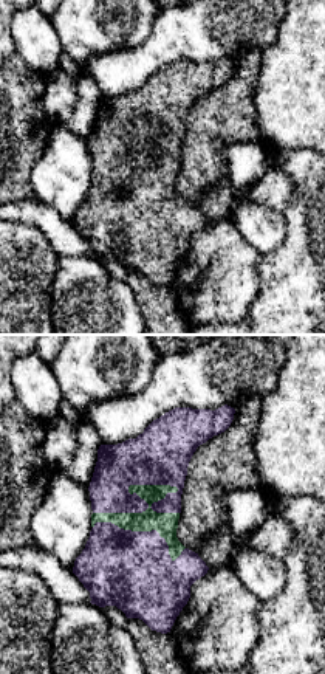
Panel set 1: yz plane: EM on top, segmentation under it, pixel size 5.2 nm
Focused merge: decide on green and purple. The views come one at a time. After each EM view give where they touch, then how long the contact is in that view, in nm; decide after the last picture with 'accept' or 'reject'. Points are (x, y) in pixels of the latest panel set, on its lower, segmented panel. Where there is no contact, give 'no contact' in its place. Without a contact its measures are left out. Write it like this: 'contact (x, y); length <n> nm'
contact (135, 513); length 460 nm

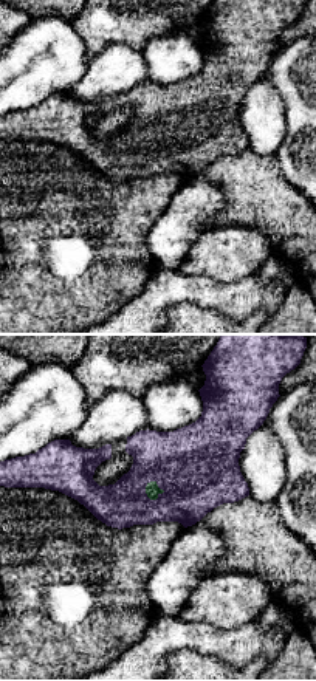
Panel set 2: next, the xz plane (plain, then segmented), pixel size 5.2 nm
contact (155, 483); length 110 nm

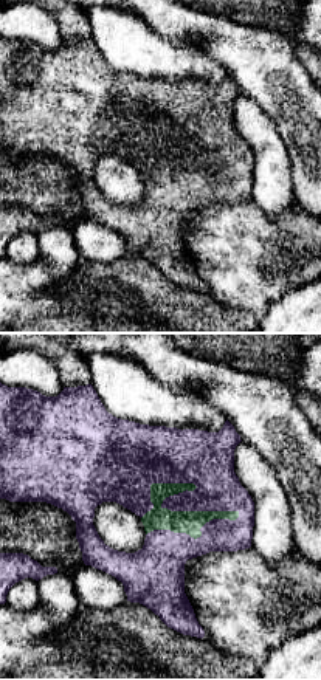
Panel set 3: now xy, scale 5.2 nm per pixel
contact (177, 493); length 500 nm

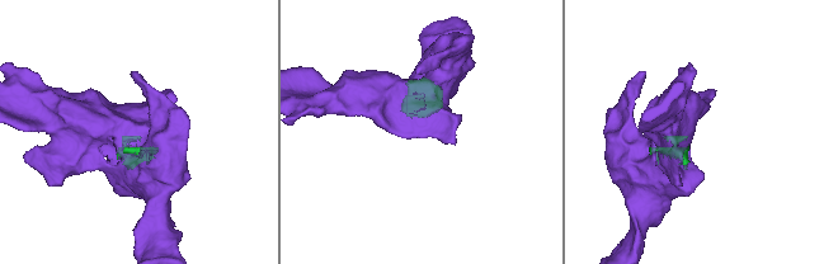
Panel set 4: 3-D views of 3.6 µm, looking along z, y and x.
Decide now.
accept

